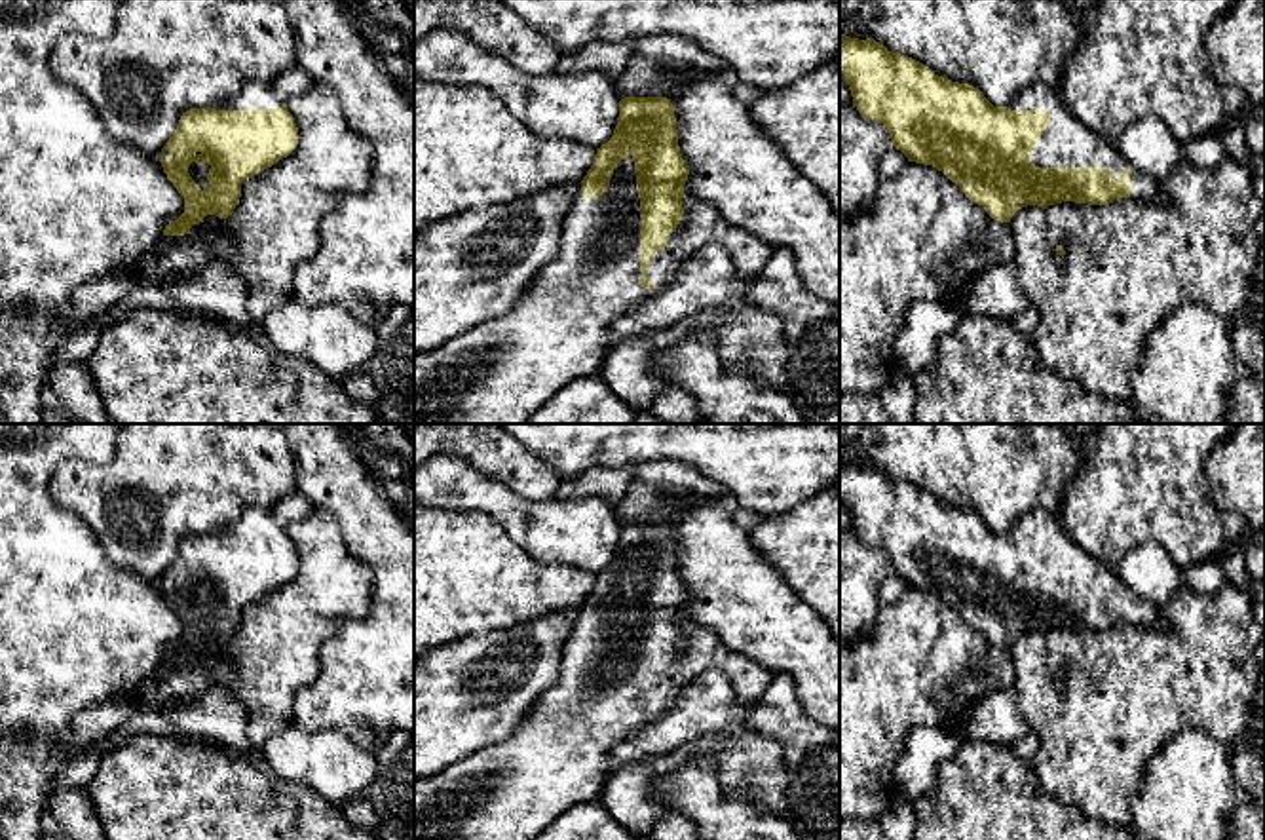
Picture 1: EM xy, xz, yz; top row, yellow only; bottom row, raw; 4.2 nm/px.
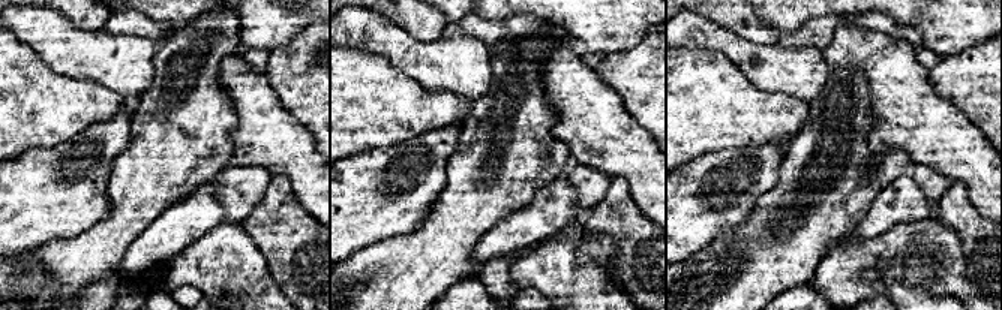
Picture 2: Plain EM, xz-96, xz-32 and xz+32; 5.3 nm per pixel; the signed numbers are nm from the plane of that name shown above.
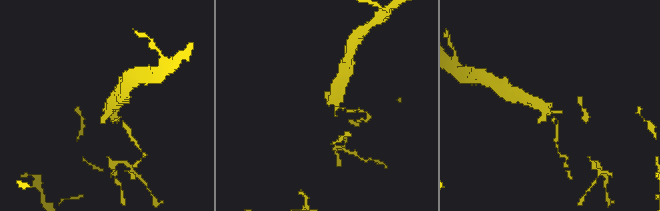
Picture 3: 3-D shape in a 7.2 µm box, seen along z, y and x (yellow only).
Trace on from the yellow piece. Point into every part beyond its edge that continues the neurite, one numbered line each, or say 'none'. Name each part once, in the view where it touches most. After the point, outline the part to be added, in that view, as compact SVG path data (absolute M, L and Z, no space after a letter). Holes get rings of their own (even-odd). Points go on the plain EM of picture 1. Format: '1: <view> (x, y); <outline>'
1: xz (513, 789); M627 576L627 583L617 589L614 601L610 604L610 612L598 625L583 625L581 610L577 612L577 623L562 646L560 669L557 682L545 690L534 703L526 720L519 726L519 730L500 741L486 745L462 760L448 764L437 775L427 779L414 779L414 840L536 840L560 813L572 810L577 804L587 800L598 800L604 781L610 775L606 770L610 751L623 739L634 735L646 724L659 718L659 715L644 715L640 711L640 623L636 618L636 599L631 578Z

